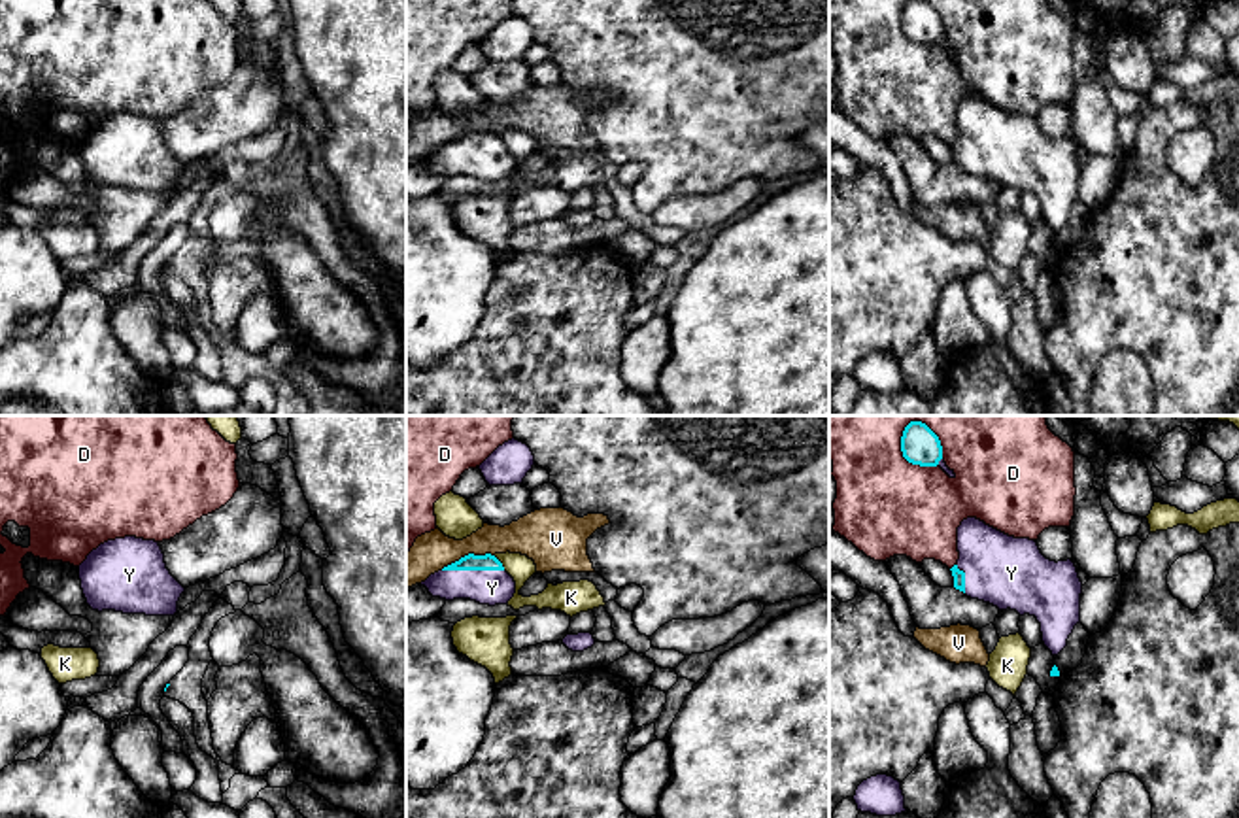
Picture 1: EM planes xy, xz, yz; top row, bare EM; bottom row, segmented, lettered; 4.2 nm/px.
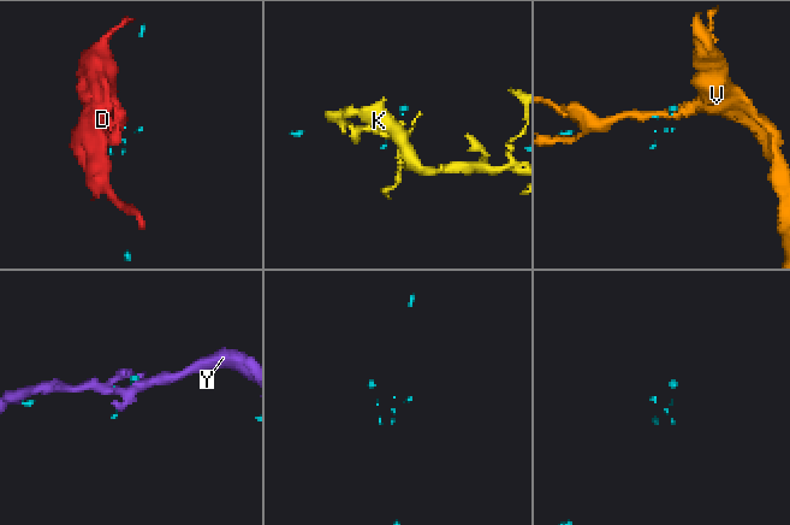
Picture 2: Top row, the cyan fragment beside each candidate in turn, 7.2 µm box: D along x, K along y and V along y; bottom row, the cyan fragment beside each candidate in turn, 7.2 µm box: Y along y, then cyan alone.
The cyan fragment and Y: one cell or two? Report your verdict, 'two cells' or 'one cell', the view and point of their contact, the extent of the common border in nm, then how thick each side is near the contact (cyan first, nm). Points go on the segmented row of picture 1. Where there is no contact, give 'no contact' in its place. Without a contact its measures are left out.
one cell | xz (473, 569) | 260 nm | 70/150 nm

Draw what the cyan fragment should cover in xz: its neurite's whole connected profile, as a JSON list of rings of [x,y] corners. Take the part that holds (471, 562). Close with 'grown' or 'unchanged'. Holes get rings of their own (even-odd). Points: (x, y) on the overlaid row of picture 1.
[[[468,554],[421,582],[433,597],[470,599],[480,605],[506,605],[516,593],[514,578],[491,555]]]; grown

